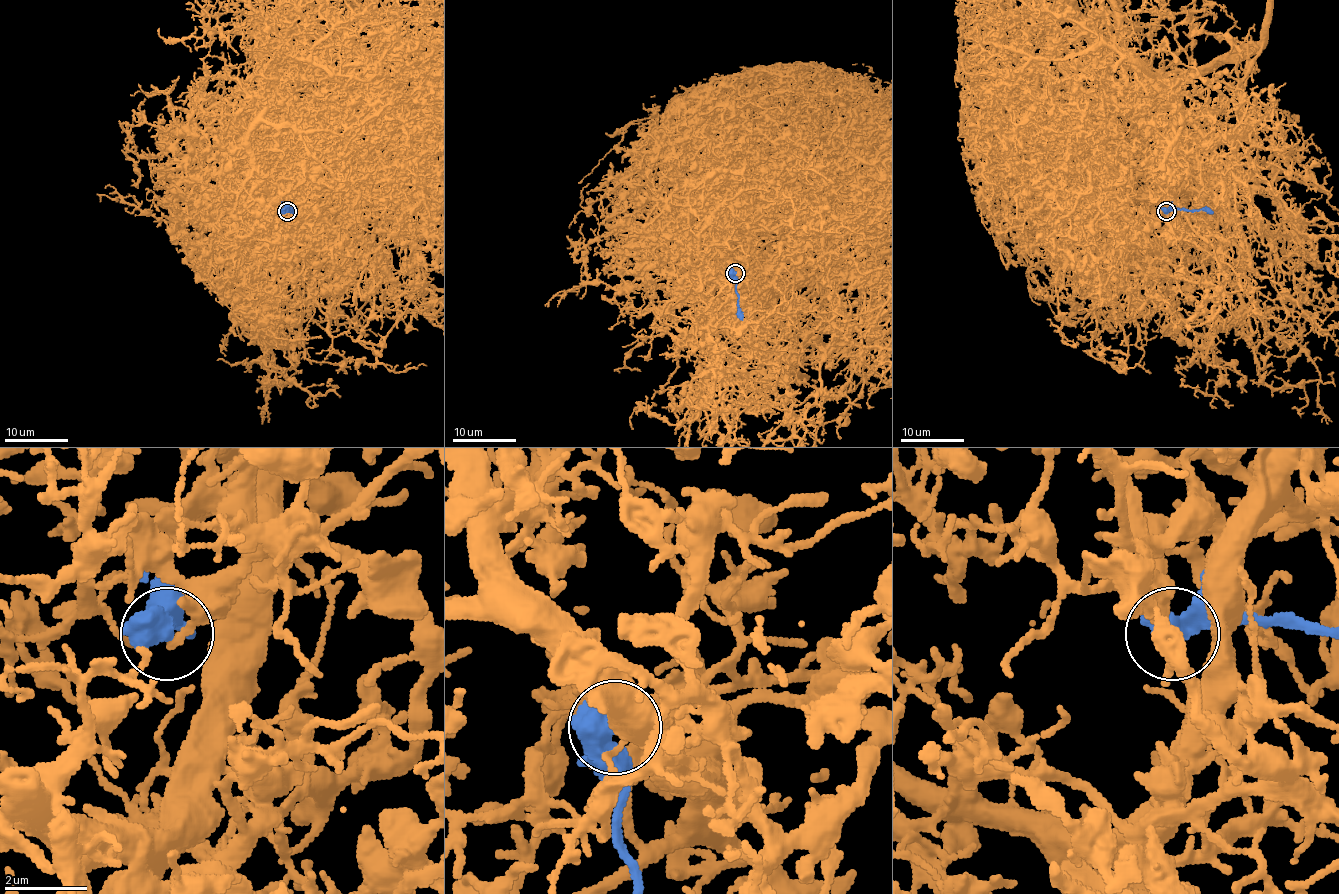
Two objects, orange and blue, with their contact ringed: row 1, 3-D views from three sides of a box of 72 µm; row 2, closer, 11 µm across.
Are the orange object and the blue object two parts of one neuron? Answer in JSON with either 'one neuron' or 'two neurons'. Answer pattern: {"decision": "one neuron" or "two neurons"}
{"decision": "one neuron"}

